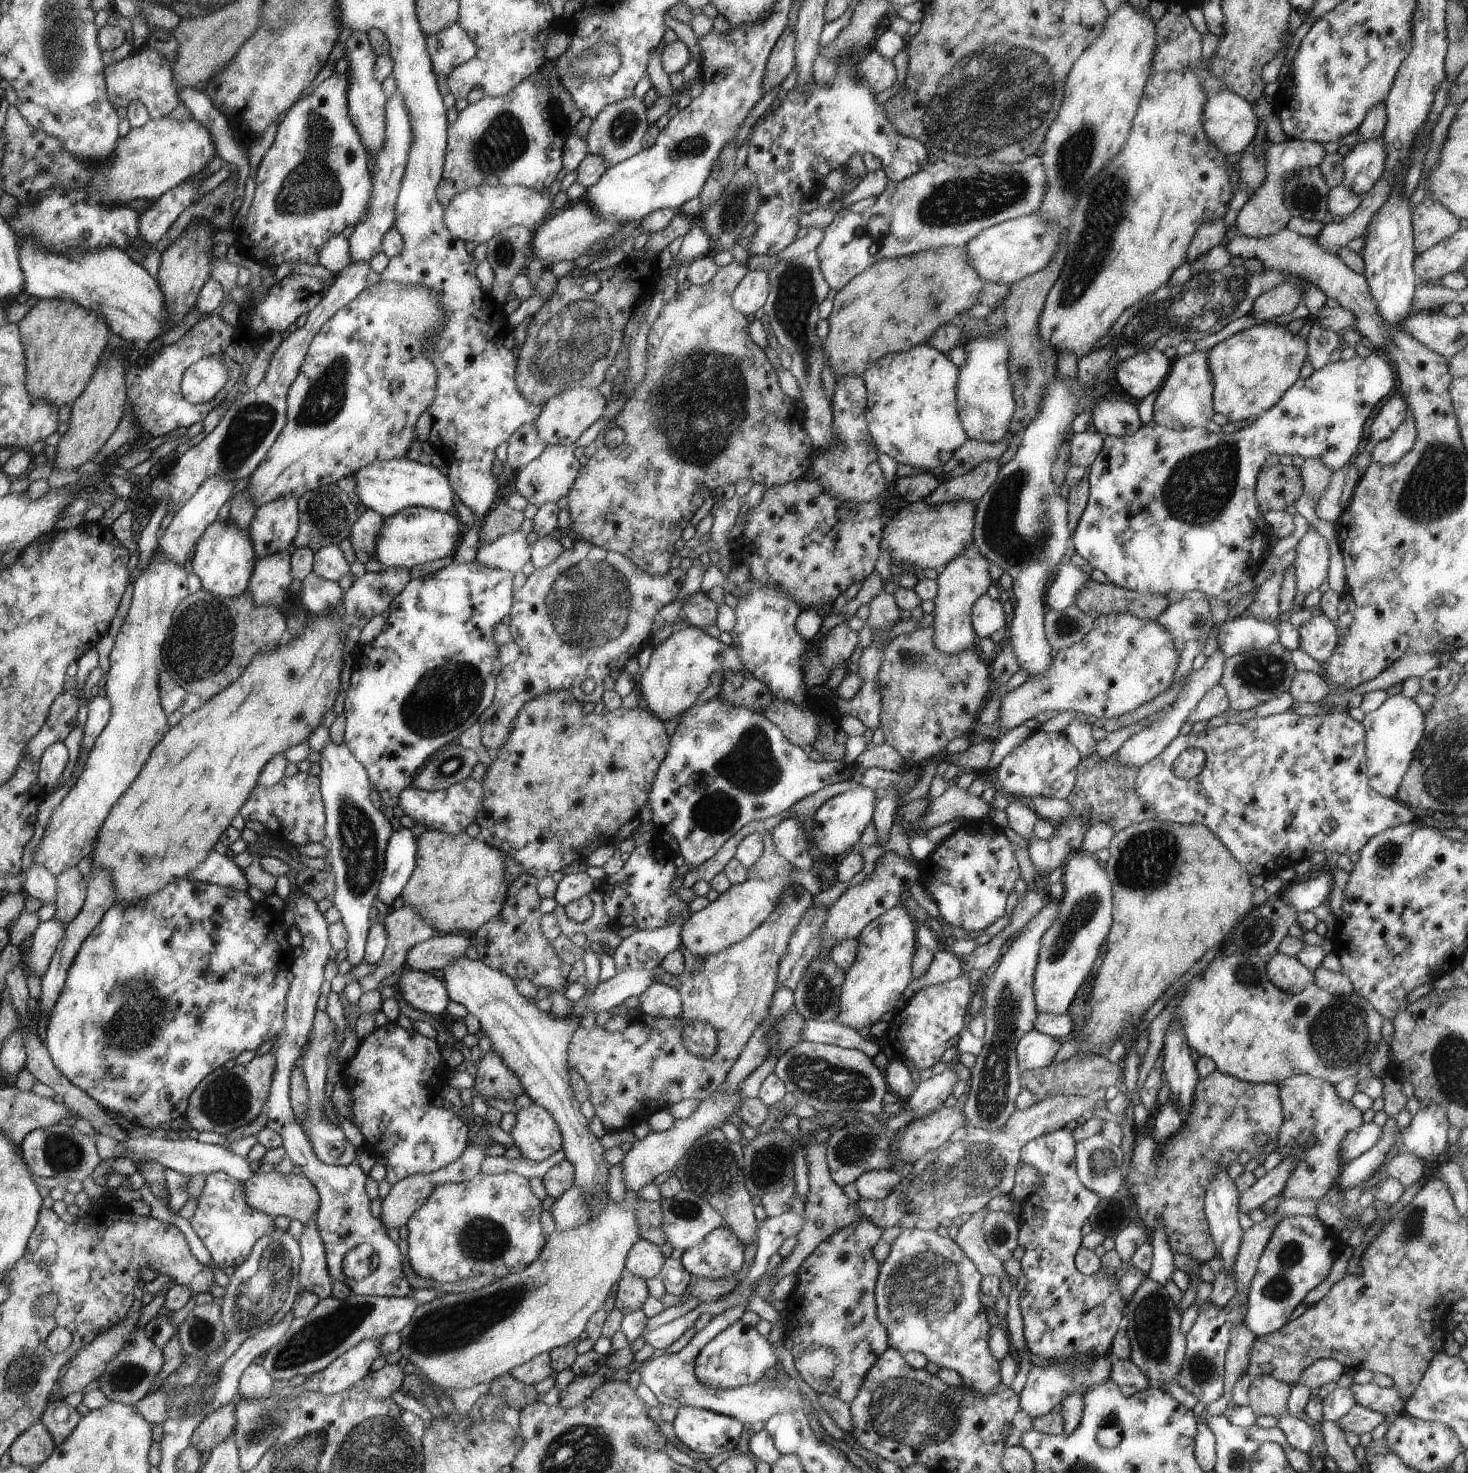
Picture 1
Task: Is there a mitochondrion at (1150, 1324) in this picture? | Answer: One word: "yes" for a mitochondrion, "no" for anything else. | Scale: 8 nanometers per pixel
yes

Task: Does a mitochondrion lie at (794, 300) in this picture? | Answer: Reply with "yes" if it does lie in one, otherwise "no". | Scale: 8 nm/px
yes

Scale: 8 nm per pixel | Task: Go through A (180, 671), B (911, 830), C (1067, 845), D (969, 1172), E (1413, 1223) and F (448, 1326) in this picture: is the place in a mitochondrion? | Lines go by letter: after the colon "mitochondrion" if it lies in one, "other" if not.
A: mitochondrion
B: other
C: other
D: mitochondrion
E: mitochondrion
F: mitochondrion

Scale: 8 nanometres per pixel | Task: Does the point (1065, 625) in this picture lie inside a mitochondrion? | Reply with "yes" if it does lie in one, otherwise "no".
yes

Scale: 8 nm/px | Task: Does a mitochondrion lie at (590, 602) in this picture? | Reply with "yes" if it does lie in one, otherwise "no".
yes

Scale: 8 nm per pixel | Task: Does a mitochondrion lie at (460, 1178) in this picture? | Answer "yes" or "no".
no

